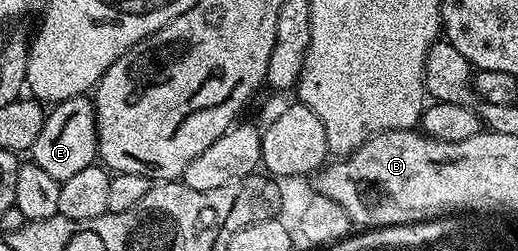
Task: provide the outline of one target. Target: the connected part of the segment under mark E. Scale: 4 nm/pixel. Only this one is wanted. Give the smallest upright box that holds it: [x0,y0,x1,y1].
[29,96,99,184]

